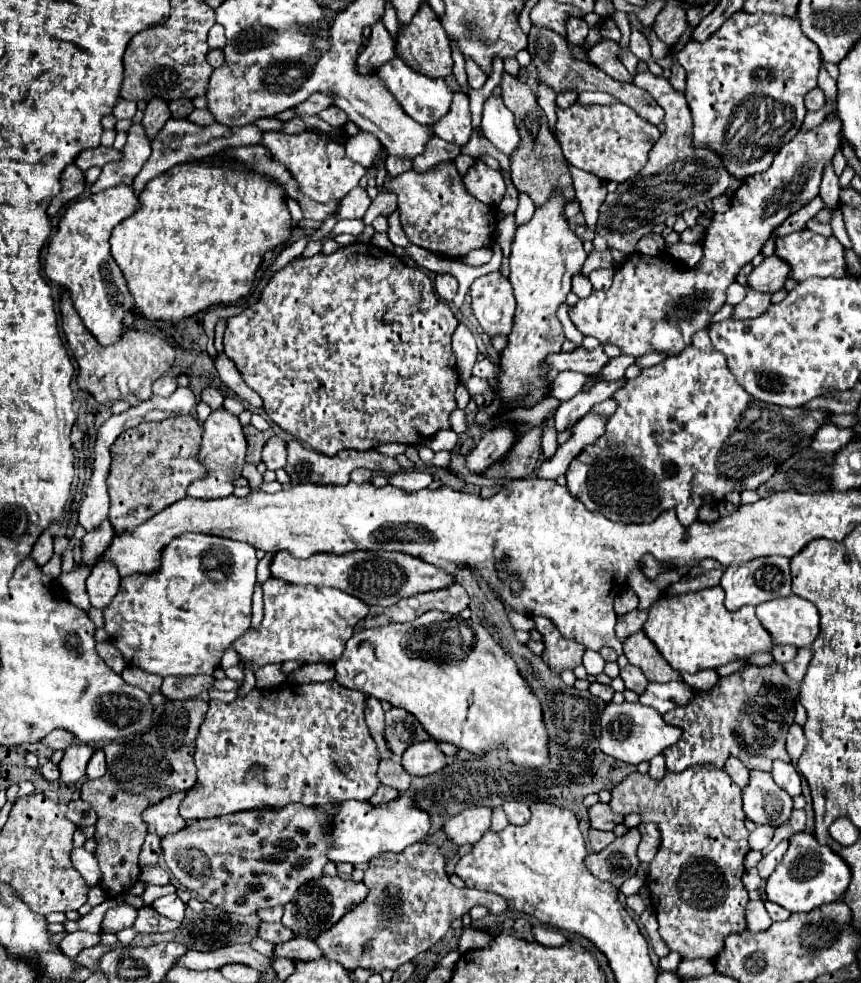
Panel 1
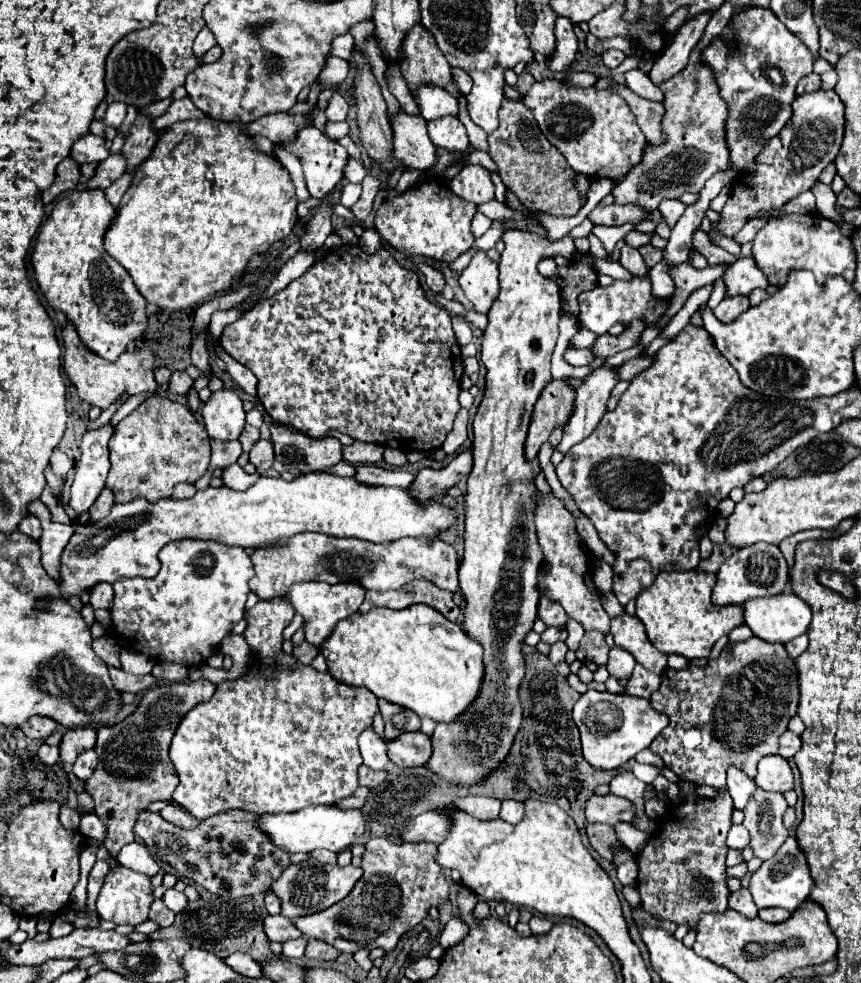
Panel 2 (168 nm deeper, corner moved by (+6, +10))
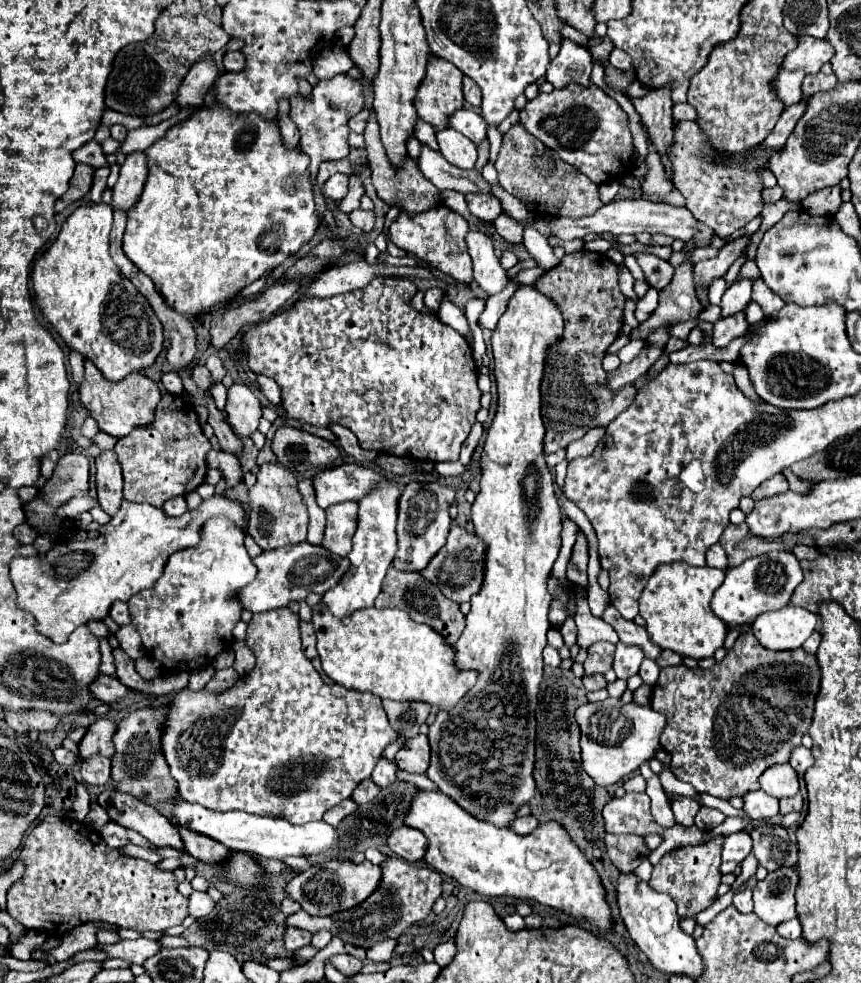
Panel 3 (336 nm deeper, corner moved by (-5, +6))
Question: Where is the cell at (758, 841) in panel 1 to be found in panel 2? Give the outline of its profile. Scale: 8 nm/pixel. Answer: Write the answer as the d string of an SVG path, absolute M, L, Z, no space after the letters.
M742 824L730 828L730 832L728 832L728 836L726 836L726 844L728 844L728 848L742 850L742 848L748 846L748 842L750 842L750 834L748 834L748 830L746 830Z

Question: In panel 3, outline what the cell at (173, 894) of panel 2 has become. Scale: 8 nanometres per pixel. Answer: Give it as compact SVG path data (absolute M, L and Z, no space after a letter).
M193 892L189 896L189 916L193 918L203 918L205 914L209 914L209 910L213 910L213 900L207 896L207 892Z

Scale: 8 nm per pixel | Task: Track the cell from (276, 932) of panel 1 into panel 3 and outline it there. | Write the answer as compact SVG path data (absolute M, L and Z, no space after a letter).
M287 926L287 928L285 928L285 934L283 934L283 942L285 942L285 948L287 948L289 952L295 952L297 948L307 946L307 944L311 942L311 932L301 930L301 928Z

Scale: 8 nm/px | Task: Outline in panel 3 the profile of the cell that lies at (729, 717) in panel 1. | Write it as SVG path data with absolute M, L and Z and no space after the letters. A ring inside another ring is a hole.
M743 632L743 634L737 638L735 646L727 652L727 656L725 656L721 662L717 662L713 668L709 668L709 670L689 668L689 666L685 666L685 664L673 666L673 668L661 668L659 682L657 682L657 686L653 686L651 706L653 706L657 712L661 712L661 714L665 714L665 716L669 718L669 726L665 728L665 734L661 734L661 746L663 746L663 750L669 752L669 756L671 756L671 770L675 772L675 776L677 776L679 780L683 780L683 782L689 782L697 792L707 792L707 794L717 796L717 798L743 796L743 794L747 794L749 790L757 790L757 788L759 788L759 776L761 776L769 766L779 764L779 762L787 762L791 750L801 744L803 734L805 734L805 732L809 730L809 726L811 726L813 702L815 702L817 690L819 690L819 678L815 678L815 676L819 676L819 672L817 672L815 664L811 664L811 662L815 662L815 660L813 660L811 654L807 654L803 648L801 648L801 650L773 652L773 650L763 648L763 646L759 644L759 640L753 636L753 632ZM741 694L749 694L749 696L751 696L753 700L757 700L757 702L737 702L737 696L741 696ZM753 694L773 694L773 696L771 696L771 698L759 698L759 696L753 696ZM761 700L765 700L767 704L763 704ZM773 708L783 710L783 714L771 714L769 710L773 710ZM741 718L743 718L745 722L741 722Z

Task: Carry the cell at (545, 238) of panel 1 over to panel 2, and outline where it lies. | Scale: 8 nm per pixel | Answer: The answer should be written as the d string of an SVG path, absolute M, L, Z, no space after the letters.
M506 230L502 240L506 242L506 250L502 252L502 258L500 258L500 292L498 292L498 298L494 300L494 306L488 312L488 326L486 326L484 336L482 336L482 362L484 362L488 374L486 374L484 400L478 406L478 412L476 412L474 422L472 422L472 430L474 430L472 458L474 458L474 464L472 464L472 472L468 476L468 490L466 490L466 496L464 496L466 532L464 532L464 556L462 556L462 564L460 564L460 590L462 590L462 596L466 600L462 630L466 630L466 634L470 634L470 638L474 638L476 642L482 644L482 648L484 648L484 662L486 662L486 674L482 678L482 692L478 692L478 698L474 700L474 706L470 706L470 710L466 710L466 714L462 714L462 718L458 718L458 722L454 722L454 724L436 724L436 730L432 734L432 758L426 764L430 772L442 776L446 782L450 782L454 786L480 786L506 760L506 754L510 752L514 736L520 730L520 722L522 722L522 704L520 704L520 696L518 696L520 682L522 682L524 672L526 672L526 662L522 658L522 644L524 644L526 634L532 630L534 620L538 618L536 616L538 614L538 598L540 598L540 594L538 594L538 570L542 566L542 550L538 550L538 536L534 534L534 488L536 488L536 484L534 484L534 470L532 470L530 462L524 456L524 440L526 440L526 434L528 434L532 408L534 408L542 388L550 380L550 356L552 356L554 346L556 346L558 320L560 320L560 288L554 284L554 280L542 276L536 270L536 264L542 258L552 258L554 254L562 254L566 258L572 258L576 254L576 248L574 248L574 242L572 242L570 236L564 236L558 242L548 242L546 238L538 238L532 232Z

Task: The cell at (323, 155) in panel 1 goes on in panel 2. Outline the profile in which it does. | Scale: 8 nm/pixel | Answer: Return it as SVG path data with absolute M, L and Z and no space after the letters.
M314 126L300 130L298 138L284 144L284 148L302 158L306 186L312 198L322 200L342 180L348 152Z

